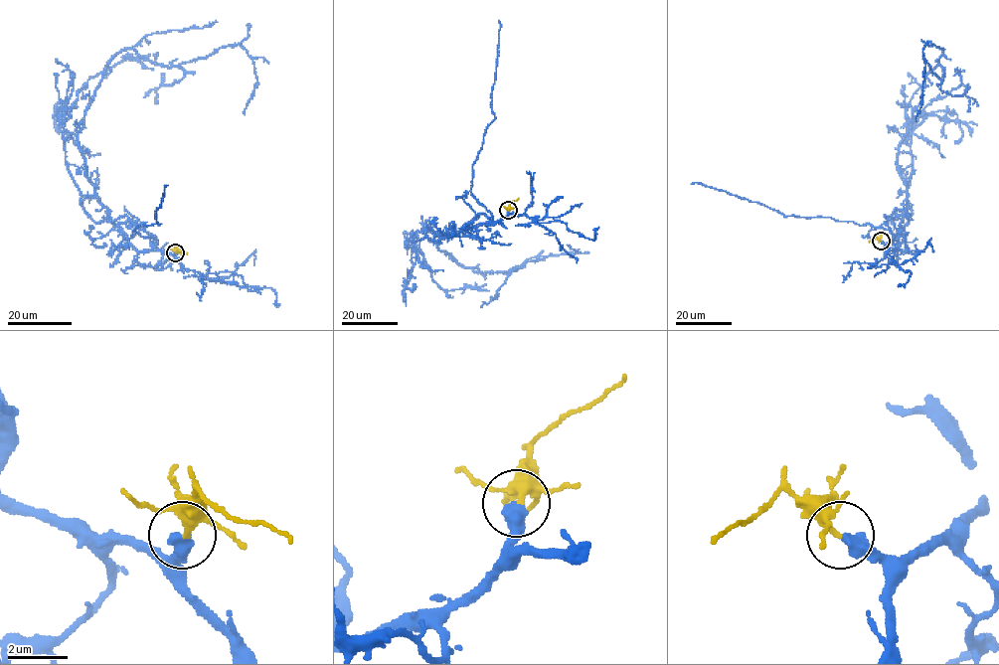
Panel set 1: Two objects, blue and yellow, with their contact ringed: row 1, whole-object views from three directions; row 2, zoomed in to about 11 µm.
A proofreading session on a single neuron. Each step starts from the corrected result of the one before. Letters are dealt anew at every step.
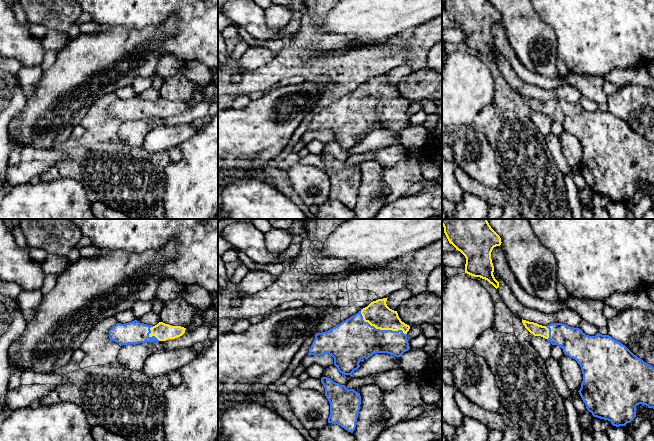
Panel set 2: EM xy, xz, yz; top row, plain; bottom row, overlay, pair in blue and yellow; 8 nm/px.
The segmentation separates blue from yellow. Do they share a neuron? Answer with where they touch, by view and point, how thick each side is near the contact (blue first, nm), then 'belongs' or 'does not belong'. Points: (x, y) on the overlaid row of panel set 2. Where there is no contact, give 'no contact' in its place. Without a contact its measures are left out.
contact xz (381, 330); calibres 340 and 200 nm; belongs

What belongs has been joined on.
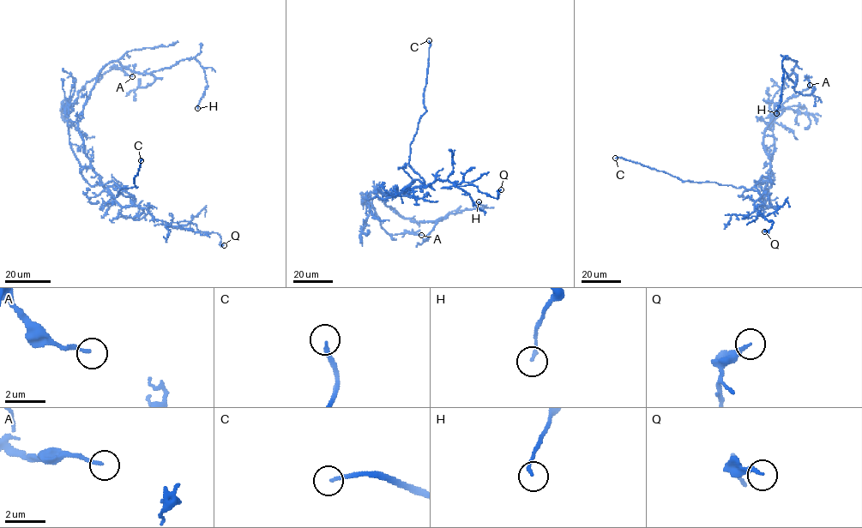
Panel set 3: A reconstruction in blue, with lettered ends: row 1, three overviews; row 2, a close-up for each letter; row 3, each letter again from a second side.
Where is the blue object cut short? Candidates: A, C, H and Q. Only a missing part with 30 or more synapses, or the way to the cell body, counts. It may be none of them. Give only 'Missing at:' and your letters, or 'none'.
Missing at: C

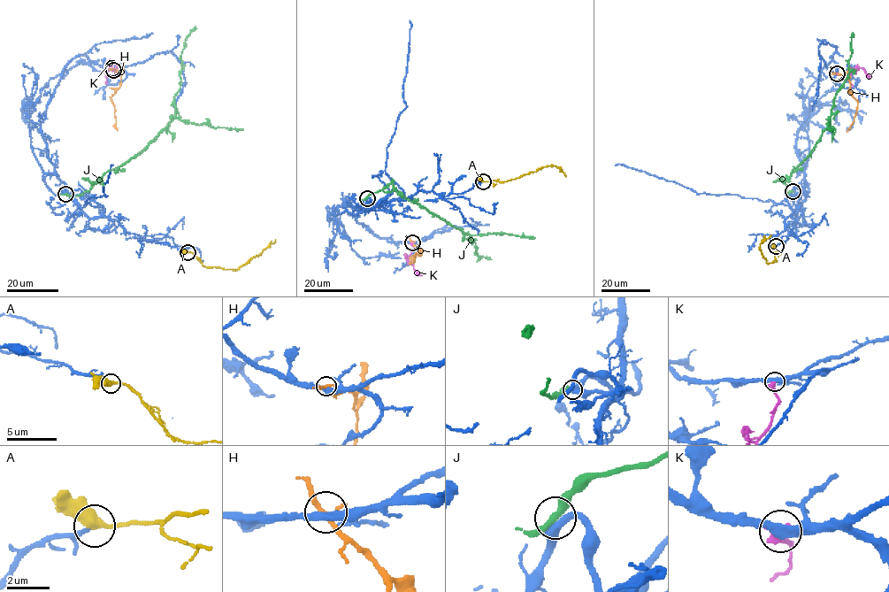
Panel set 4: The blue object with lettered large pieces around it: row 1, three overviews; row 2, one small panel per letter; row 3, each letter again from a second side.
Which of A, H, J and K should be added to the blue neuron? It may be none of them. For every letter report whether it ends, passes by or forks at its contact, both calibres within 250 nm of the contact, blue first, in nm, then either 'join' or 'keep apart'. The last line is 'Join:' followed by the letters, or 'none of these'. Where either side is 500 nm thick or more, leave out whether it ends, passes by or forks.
A: it passes by; 150 nm thick on the blue side, 400 nm on the other; join
H: it passes by; 380 nm thick on the blue side, 240 nm on the other; keep apart
J: it passes by; 400 nm thick on the blue side, 360 nm on the other; keep apart
K: it ends there; 400 nm thick on the blue side, 480 nm on the other; keep apart
Join: A

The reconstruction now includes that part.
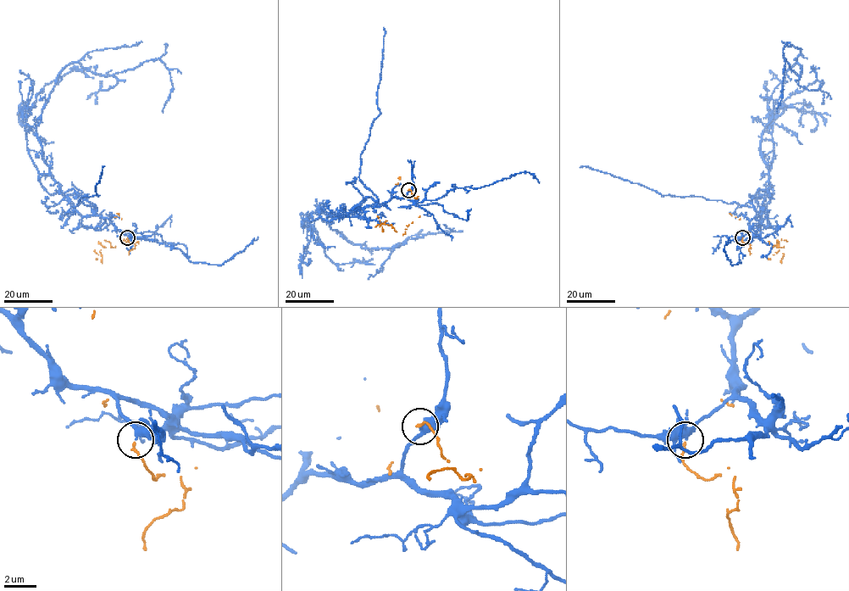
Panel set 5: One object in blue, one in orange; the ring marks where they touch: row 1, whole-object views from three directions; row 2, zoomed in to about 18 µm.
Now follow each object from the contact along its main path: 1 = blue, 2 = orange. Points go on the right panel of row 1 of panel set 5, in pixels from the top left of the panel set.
1: (742, 238), (768, 192), (760, 136), (784, 75), (796, 62), (800, 75), (785, 59), (776, 112)
2: (742, 238), (746, 244), (778, 241), (784, 247), (776, 240), (778, 251), (784, 254), (782, 263)

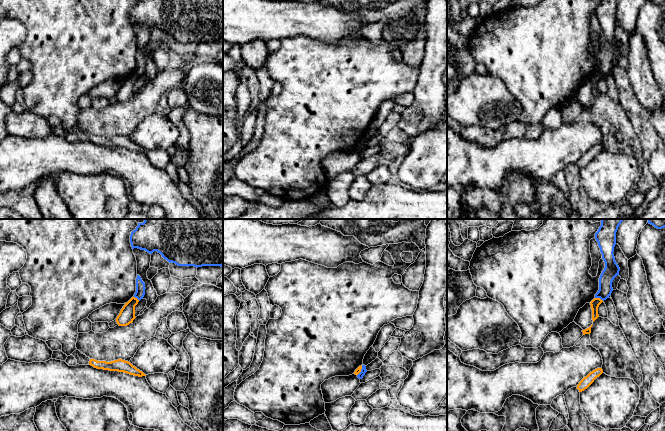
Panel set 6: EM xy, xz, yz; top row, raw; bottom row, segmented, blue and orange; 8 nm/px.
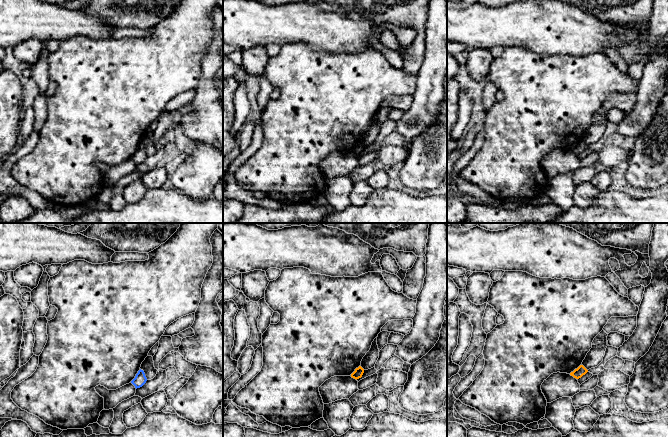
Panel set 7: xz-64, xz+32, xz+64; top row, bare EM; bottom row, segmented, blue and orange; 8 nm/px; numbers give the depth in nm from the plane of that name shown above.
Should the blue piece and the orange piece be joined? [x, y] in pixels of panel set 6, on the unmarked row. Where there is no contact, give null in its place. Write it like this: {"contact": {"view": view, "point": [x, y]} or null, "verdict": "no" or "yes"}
{"contact": {"view": "yz", "point": [599, 73]}, "verdict": "no"}

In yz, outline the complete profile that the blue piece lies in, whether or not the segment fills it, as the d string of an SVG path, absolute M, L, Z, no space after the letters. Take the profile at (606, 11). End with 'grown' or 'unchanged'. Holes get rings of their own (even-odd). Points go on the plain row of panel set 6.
M601 0L595 9L595 15L598 18L602 35L605 38L605 44L599 54L599 66L595 74L606 76L611 71L613 64L612 58L619 51L620 44L615 37L614 23L616 21L616 8L620 0Z; unchanged

